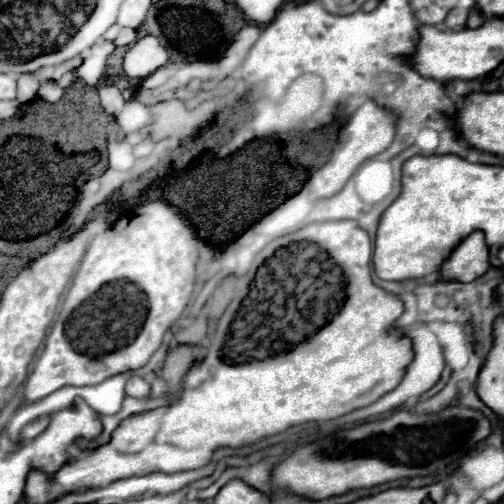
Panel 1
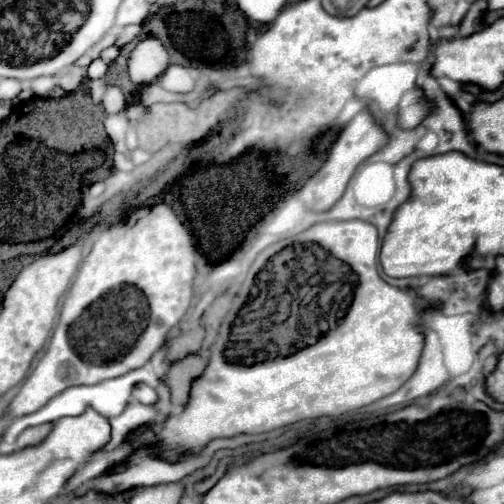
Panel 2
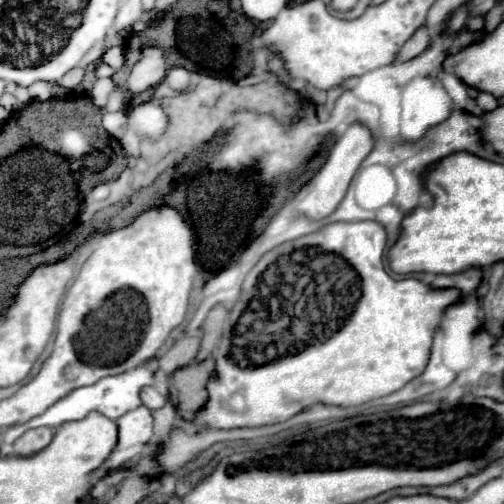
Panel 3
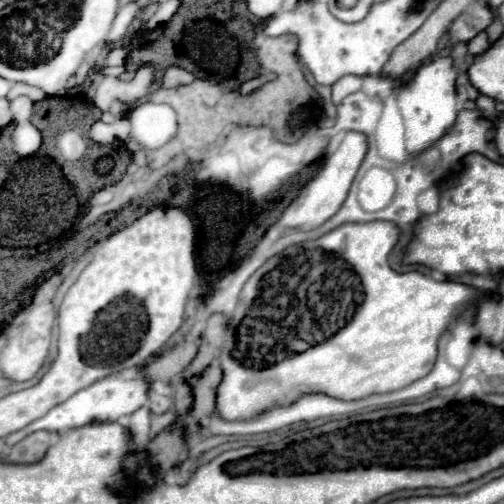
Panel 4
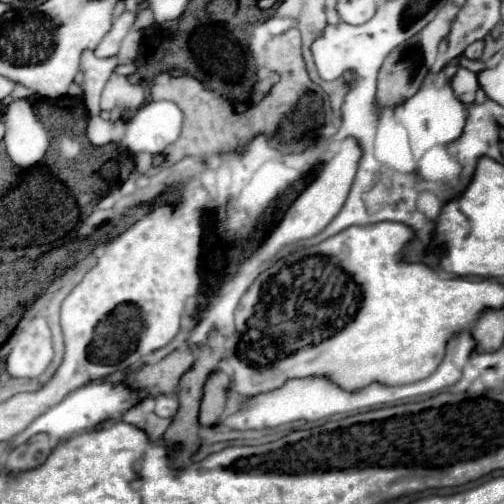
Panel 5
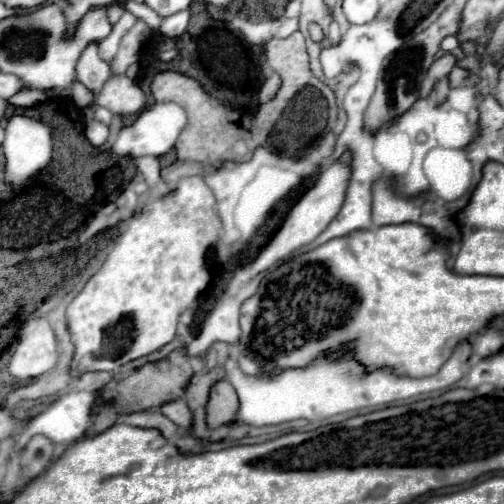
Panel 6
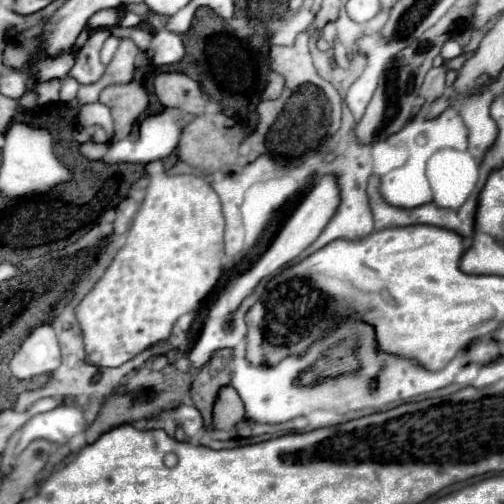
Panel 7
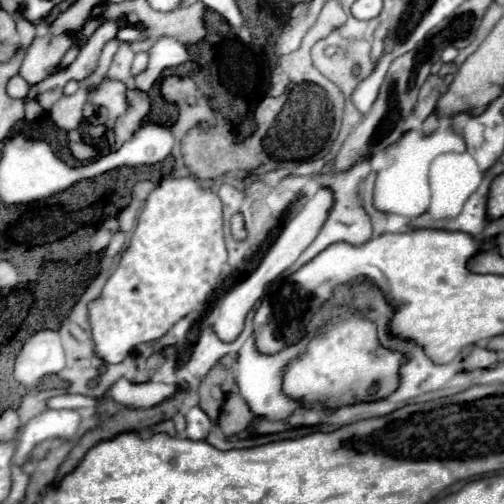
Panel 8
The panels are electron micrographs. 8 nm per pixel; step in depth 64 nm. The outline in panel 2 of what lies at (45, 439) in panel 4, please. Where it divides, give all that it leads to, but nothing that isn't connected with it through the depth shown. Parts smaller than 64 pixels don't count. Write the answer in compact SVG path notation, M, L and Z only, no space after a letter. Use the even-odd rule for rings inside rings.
M40 424L40 426L26 428L26 430L18 436L18 440L16 440L16 450L26 448L26 446L34 446L34 444L40 444L40 442L48 436L50 428L52 428L50 424Z

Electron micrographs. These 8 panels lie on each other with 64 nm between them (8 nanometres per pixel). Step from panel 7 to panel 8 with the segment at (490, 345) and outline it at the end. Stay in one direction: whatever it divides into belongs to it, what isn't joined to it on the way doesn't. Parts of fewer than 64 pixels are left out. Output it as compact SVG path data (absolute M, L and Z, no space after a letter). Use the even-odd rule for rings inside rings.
M476 346L476 348L472 350L472 354L466 358L466 362L464 362L464 370L492 368L492 366L498 364L498 360L500 360L498 352L492 352L492 350L488 350L488 348L480 348L480 346Z

